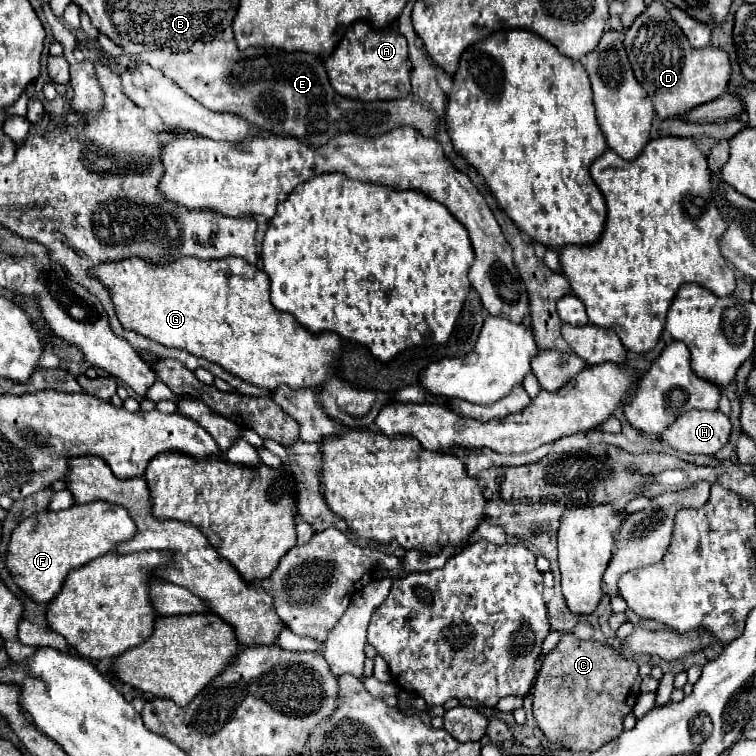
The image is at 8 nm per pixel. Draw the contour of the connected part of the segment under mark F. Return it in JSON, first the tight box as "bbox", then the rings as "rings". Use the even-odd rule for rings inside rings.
{"bbox":[7,502,137,602],"rings":[[[89,502],[75,504],[59,512],[41,512],[25,518],[11,534],[7,566],[13,574],[15,584],[25,590],[37,602],[51,602],[69,572],[89,564],[117,548],[117,544],[131,540],[137,534],[135,522],[129,512],[117,504],[109,502]]]}

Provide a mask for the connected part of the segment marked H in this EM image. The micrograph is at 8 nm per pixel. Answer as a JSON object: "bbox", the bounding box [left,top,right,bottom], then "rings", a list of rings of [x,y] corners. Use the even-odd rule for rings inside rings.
{"bbox":[661,410,731,454],"rings":[[[689,410],[661,434],[661,440],[677,452],[717,454],[729,442],[729,436],[731,420],[723,412]]]}

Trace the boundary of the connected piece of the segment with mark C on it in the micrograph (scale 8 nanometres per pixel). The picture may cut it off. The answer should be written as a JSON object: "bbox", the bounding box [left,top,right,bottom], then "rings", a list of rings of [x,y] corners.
{"bbox":[533,634,641,752],"rings":[[[563,634],[559,644],[541,656],[541,668],[533,686],[533,716],[541,732],[551,742],[561,742],[571,750],[595,752],[623,732],[623,718],[633,710],[637,702],[639,684],[641,678],[637,674],[637,664],[623,658],[609,644],[599,644],[593,640],[583,642],[573,634]]]}

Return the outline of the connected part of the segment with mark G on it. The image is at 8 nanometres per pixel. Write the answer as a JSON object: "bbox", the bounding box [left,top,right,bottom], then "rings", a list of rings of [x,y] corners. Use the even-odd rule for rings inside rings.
{"bbox":[93,258,343,390],"rings":[[[127,258],[93,268],[93,276],[111,290],[115,312],[127,330],[139,332],[163,346],[183,348],[193,356],[207,358],[249,384],[267,390],[275,390],[285,384],[293,390],[301,390],[321,388],[329,378],[333,378],[333,368],[329,368],[329,364],[341,356],[343,338],[335,332],[311,332],[289,312],[275,310],[269,300],[269,278],[263,270],[241,258],[181,258],[165,266],[153,266],[139,258]]]}

